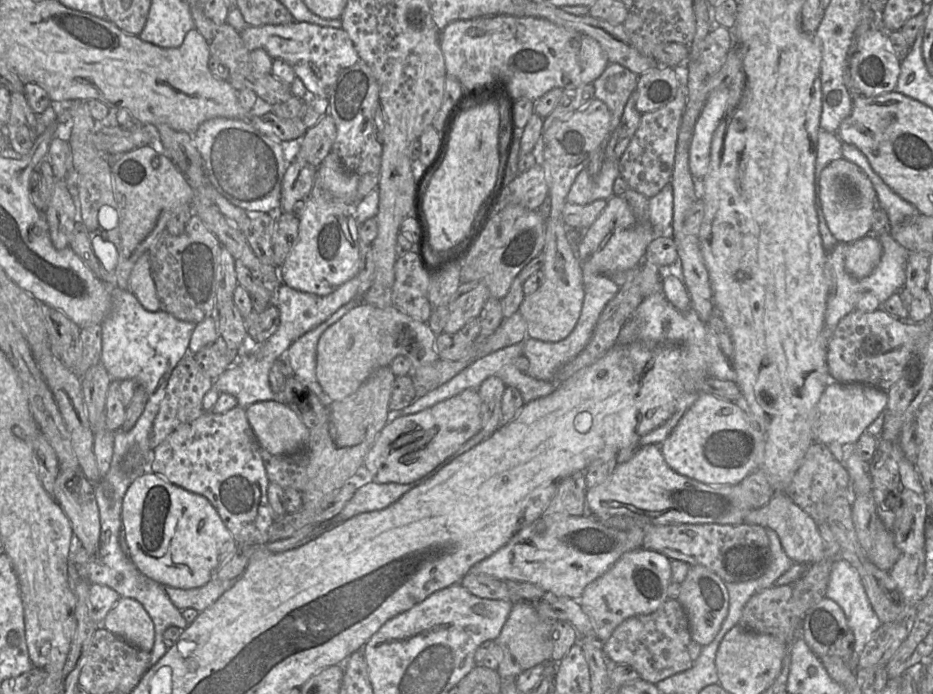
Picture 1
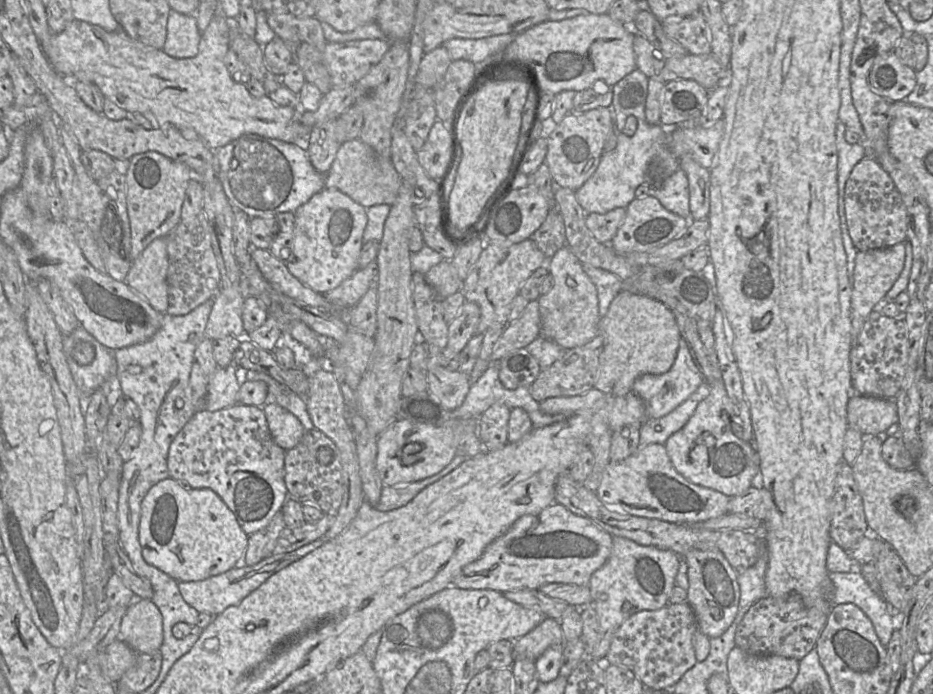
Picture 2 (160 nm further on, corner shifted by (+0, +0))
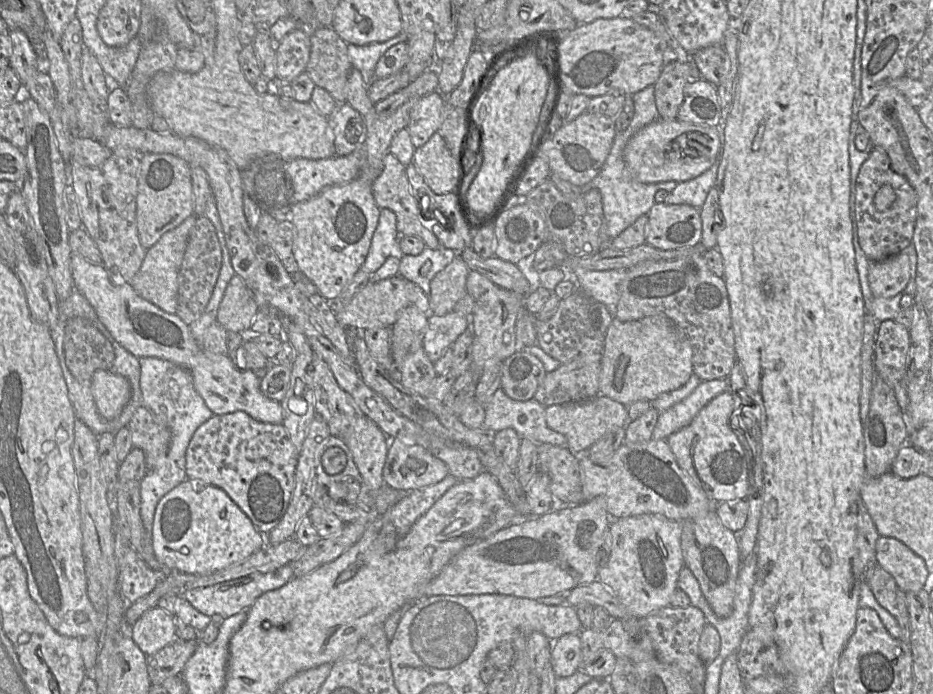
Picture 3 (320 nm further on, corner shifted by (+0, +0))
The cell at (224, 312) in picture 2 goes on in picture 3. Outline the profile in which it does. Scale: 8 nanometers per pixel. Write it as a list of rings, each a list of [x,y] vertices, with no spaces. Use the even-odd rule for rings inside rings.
[[[234,275],[218,309],[217,320],[227,331],[250,330],[259,305],[243,280]]]

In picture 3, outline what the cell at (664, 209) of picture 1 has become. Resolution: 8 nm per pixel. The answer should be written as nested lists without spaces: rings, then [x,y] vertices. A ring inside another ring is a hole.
[[[720,153],[715,163],[701,175],[688,181],[679,182],[664,202],[668,204],[687,204],[700,209],[709,191],[716,185],[719,165]]]

